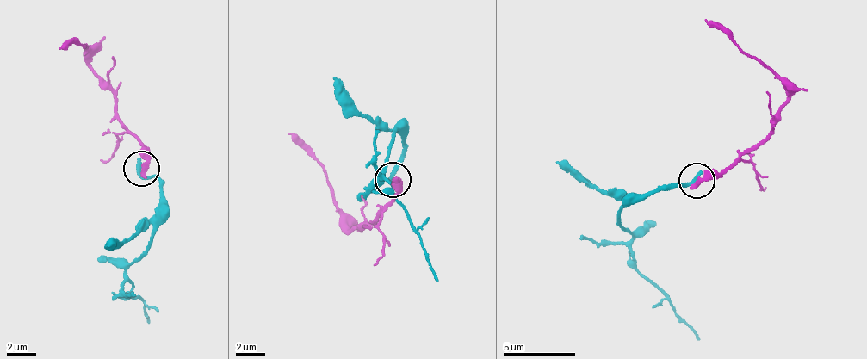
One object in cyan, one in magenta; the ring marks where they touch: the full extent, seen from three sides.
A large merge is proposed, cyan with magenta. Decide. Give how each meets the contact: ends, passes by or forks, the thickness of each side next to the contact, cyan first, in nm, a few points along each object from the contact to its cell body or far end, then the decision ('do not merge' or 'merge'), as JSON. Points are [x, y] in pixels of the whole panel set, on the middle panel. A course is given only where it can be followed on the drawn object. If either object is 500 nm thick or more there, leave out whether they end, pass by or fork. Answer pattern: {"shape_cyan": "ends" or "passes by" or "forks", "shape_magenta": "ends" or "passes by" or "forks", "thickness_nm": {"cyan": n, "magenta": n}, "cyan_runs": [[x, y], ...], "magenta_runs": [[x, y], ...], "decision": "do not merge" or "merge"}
{"shape_cyan": "ends", "shape_magenta": "ends", "thickness_nm": {"cyan": 260, "magenta": 320}, "cyan_runs": [[393, 178], [391, 175], [404, 159], [404, 135], [392, 130], [393, 144], [380, 175], [418, 231], [437, 282]], "magenta_runs": [[393, 178], [396, 196], [379, 219], [349, 230], [344, 213], [325, 169], [289, 133]], "decision": "do not merge"}

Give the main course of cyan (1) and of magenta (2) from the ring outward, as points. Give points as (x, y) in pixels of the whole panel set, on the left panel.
1: (143, 168), (140, 176), (157, 178), (163, 194), (147, 252), (126, 265), (133, 294), (145, 300), (149, 320)
2: (143, 168), (141, 151), (120, 118), (113, 90), (91, 63), (92, 49), (71, 43), (60, 50)

